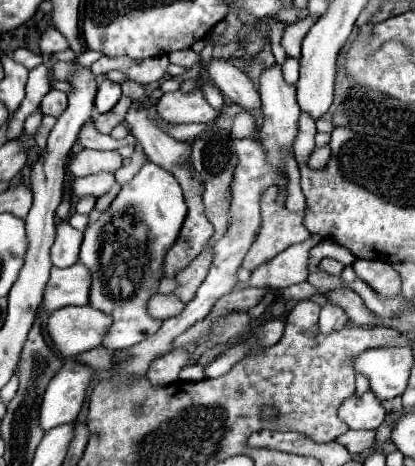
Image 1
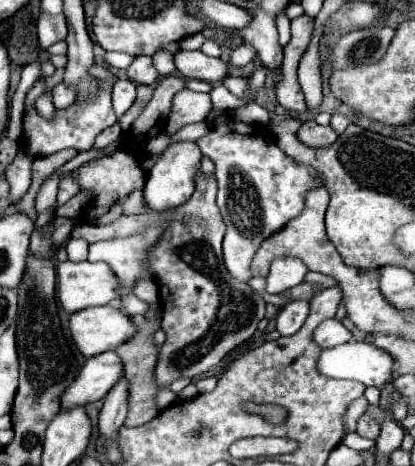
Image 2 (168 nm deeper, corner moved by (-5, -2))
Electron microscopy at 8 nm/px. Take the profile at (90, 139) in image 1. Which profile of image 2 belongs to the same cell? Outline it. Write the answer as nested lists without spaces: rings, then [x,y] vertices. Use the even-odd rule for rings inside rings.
[[[116,78],[114,80],[98,80],[98,90],[96,94],[86,100],[86,102],[74,102],[72,106],[68,106],[66,110],[56,110],[54,118],[52,120],[46,120],[44,116],[38,114],[36,108],[30,108],[24,112],[24,134],[22,134],[22,146],[24,150],[30,154],[30,156],[50,156],[50,154],[56,154],[60,150],[66,150],[66,148],[74,148],[78,152],[82,150],[90,150],[92,144],[94,144],[94,138],[106,130],[106,128],[112,126],[117,117],[112,108],[112,86],[114,86]]]

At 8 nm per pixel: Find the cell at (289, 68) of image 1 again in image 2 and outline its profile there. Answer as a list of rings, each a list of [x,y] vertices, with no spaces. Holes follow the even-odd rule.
[[[280,12],[280,16],[276,18],[276,26],[278,26],[278,34],[280,34],[279,44],[286,46],[290,40],[290,20],[284,16],[284,12]]]

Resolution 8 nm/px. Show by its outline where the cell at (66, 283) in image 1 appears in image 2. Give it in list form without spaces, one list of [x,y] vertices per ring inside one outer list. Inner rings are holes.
[[[62,262],[56,268],[58,298],[66,312],[104,306],[118,298],[118,278],[106,262]]]

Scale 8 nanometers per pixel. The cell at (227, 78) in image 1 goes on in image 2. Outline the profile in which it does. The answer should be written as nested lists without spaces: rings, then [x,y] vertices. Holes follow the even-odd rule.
[[[178,50],[174,54],[178,74],[184,78],[198,78],[206,82],[218,82],[228,76],[228,64],[220,58],[210,58],[200,50]]]

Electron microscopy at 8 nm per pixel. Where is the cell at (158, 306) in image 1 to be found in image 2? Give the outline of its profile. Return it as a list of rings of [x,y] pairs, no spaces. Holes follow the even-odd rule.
[[[132,294],[130,298],[126,298],[126,302],[122,302],[120,310],[122,310],[124,314],[128,314],[128,316],[136,316],[136,314],[144,314],[144,312],[148,310],[148,304]]]

